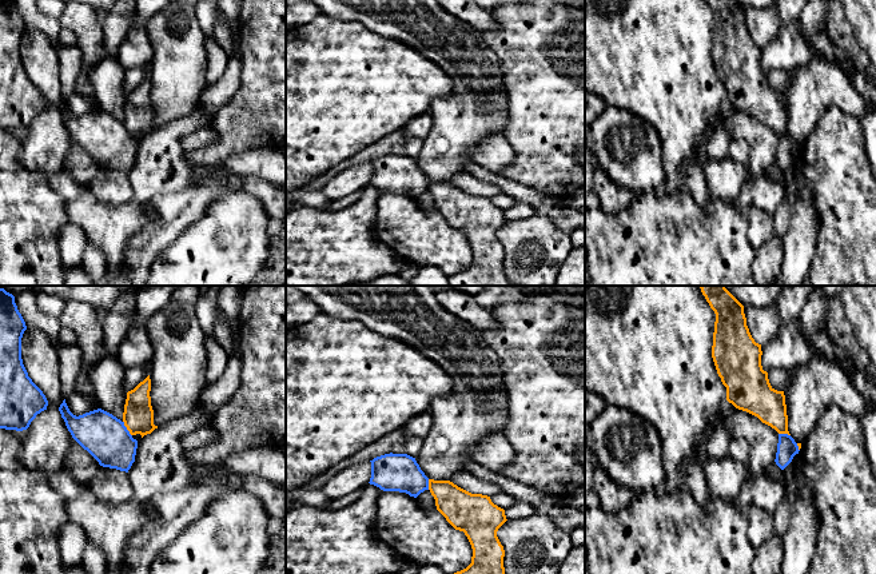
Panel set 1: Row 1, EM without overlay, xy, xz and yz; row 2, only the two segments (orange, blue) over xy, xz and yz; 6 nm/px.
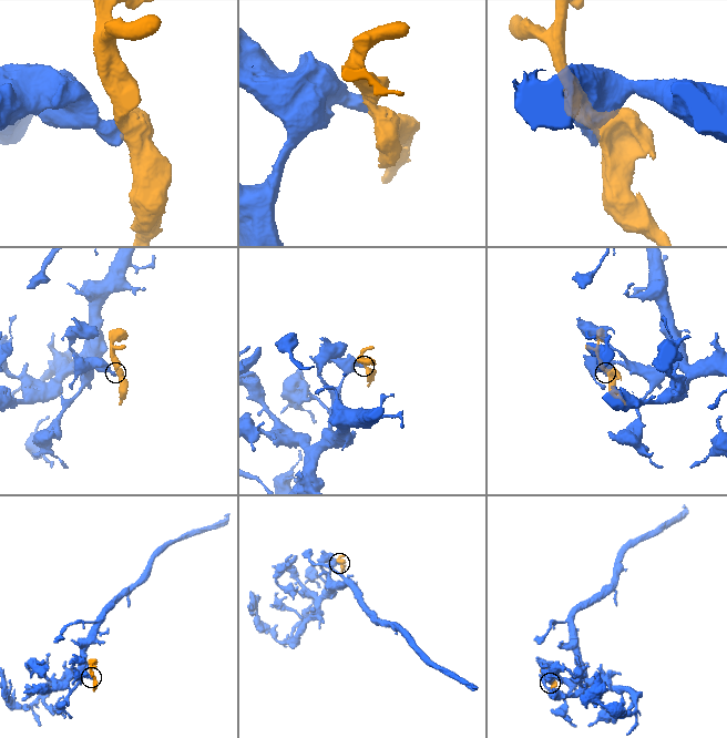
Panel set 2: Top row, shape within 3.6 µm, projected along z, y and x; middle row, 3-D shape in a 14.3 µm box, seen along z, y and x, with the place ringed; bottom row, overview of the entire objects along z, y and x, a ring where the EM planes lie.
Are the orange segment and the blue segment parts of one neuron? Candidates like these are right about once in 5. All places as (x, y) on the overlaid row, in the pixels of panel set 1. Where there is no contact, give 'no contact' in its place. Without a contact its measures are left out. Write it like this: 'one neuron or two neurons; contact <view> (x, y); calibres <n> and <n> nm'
two neurons; contact xy (127, 429); calibres 190 and 280 nm

